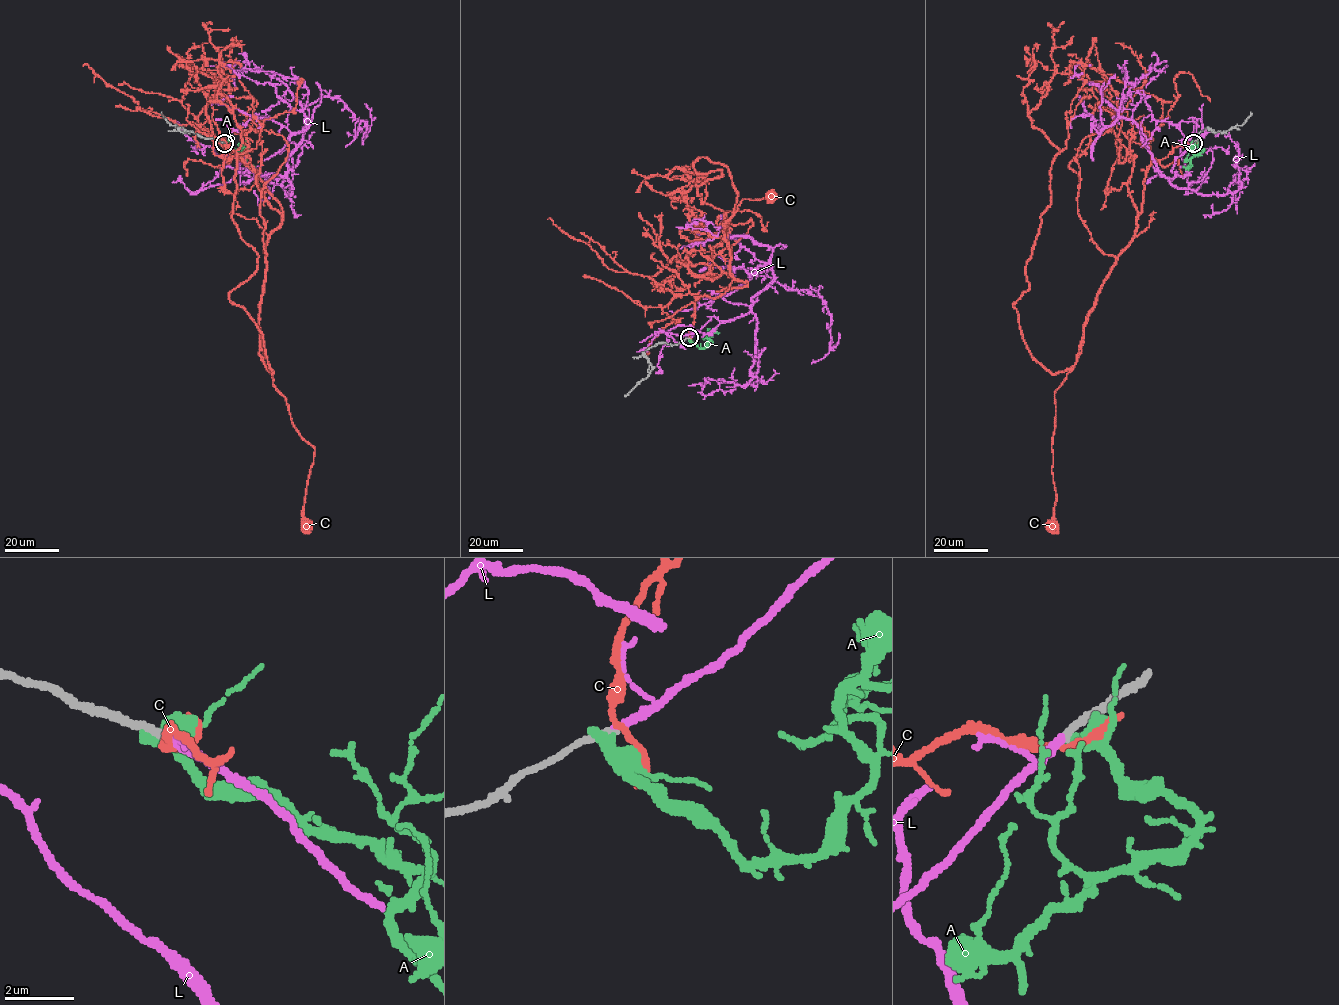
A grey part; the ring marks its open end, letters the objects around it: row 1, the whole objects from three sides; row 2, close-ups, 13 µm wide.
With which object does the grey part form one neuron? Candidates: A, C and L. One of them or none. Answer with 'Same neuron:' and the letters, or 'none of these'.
Same neuron: L

